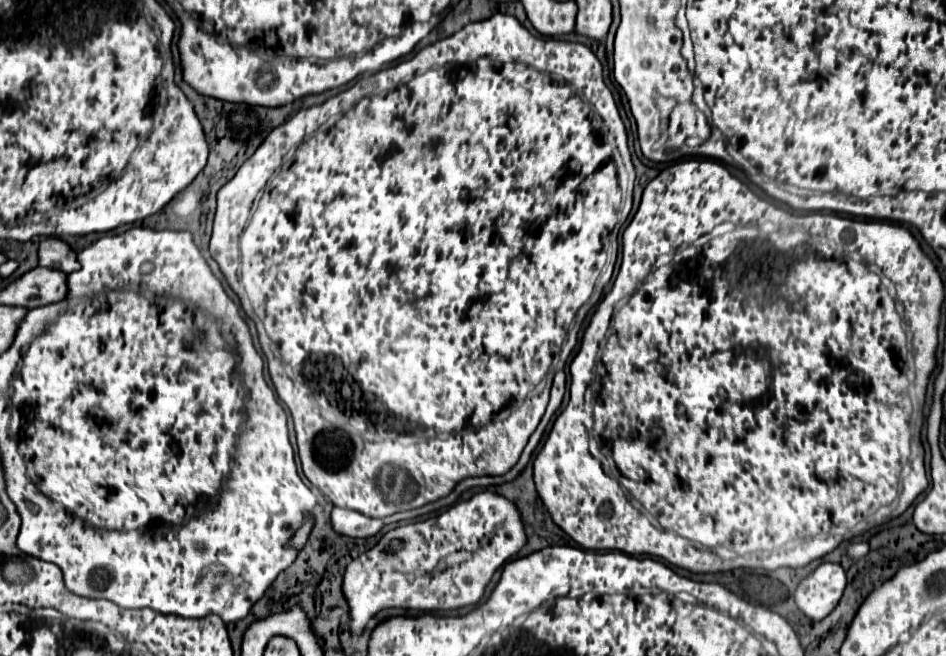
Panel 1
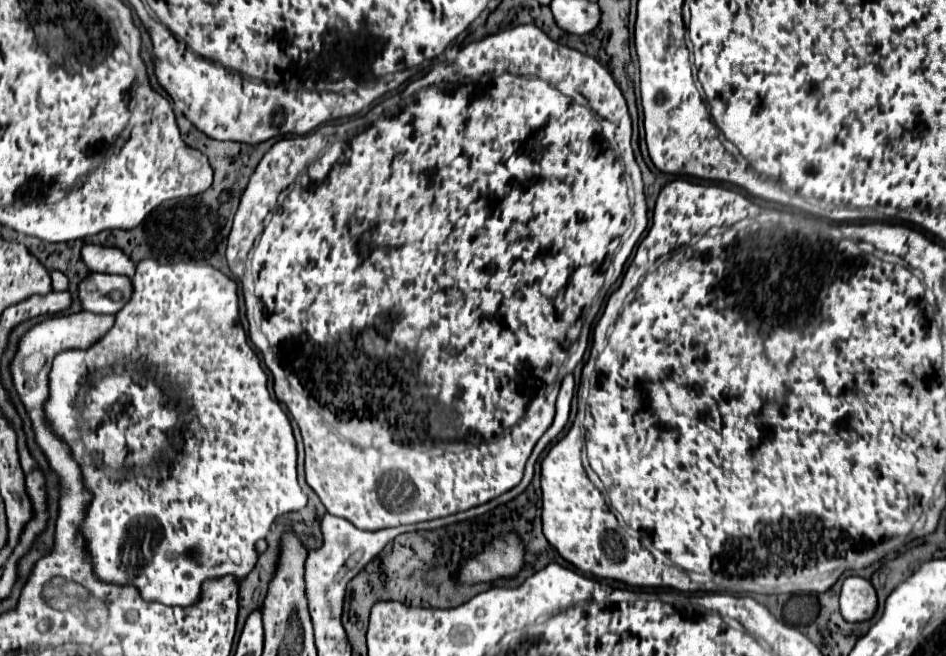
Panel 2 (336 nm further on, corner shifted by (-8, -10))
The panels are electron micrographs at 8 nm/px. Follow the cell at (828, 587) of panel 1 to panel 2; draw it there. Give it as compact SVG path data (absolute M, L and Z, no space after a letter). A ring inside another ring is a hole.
M846 577L840 591L840 613L846 621L866 621L876 611L876 591L868 579Z

